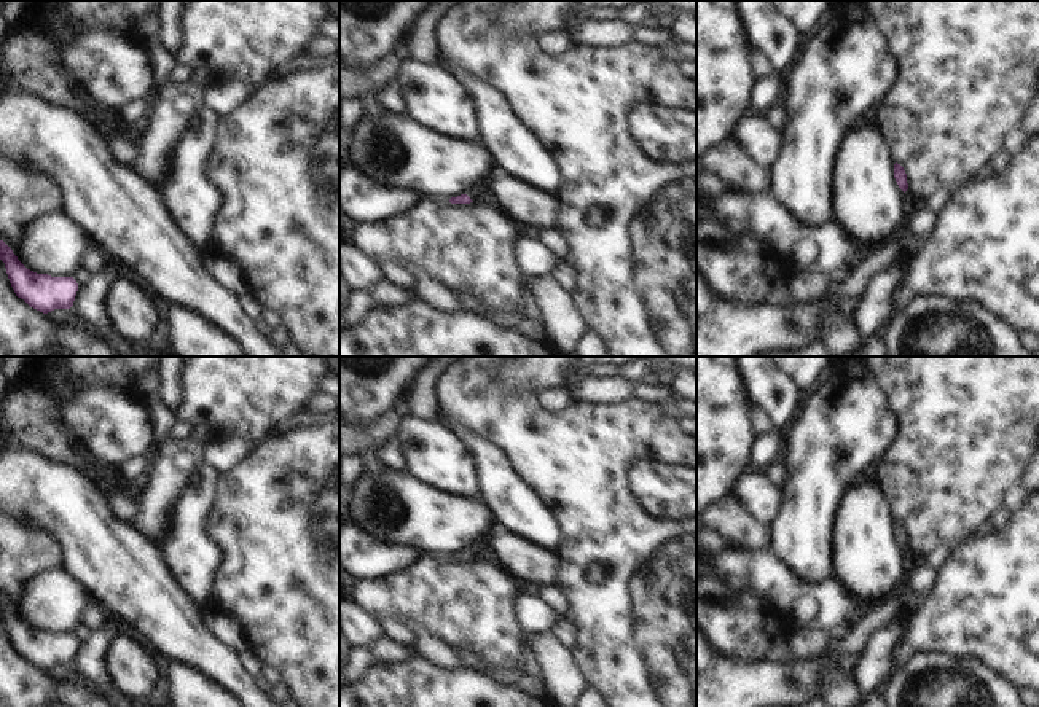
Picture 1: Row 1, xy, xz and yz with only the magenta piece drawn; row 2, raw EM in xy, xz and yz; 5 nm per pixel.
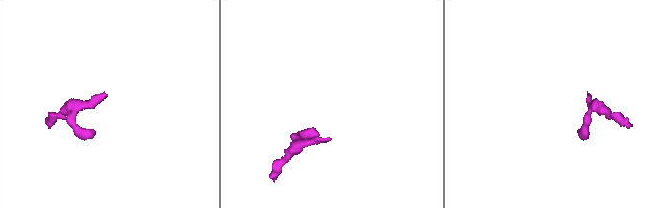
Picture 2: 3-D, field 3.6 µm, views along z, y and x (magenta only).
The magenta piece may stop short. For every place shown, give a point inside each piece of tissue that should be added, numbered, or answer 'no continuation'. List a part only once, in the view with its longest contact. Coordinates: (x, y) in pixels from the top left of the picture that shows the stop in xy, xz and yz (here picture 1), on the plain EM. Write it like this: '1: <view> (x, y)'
1: xz (482, 545)

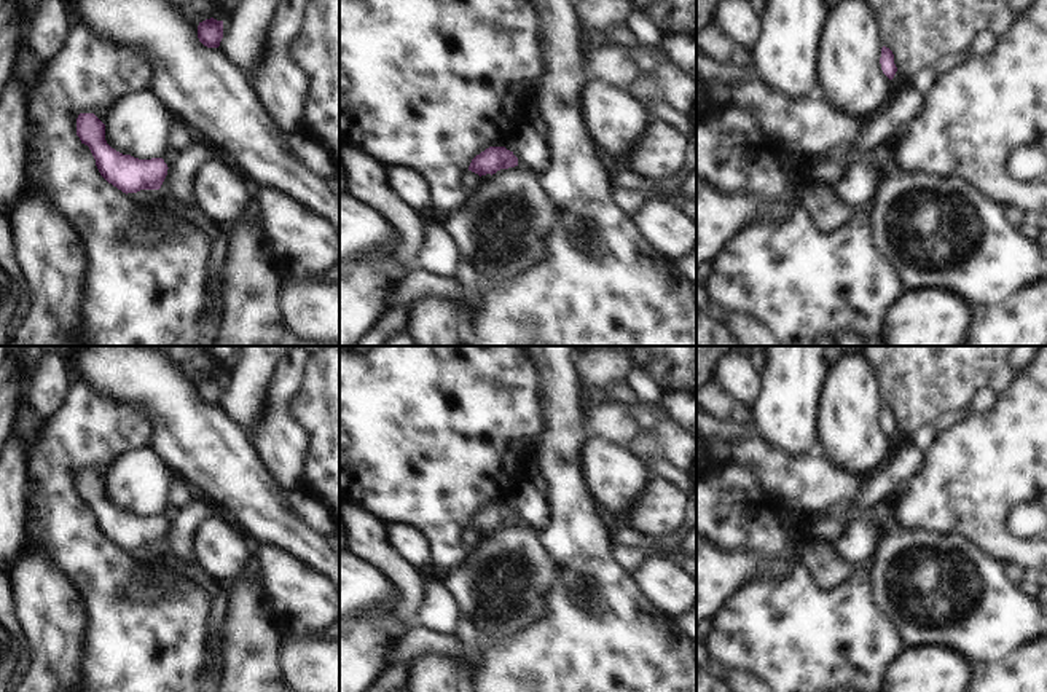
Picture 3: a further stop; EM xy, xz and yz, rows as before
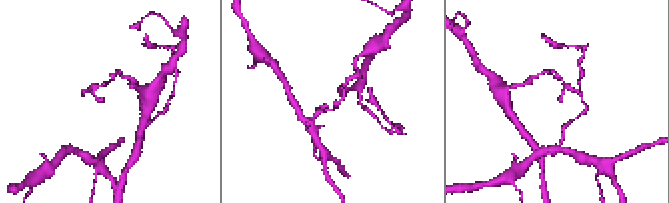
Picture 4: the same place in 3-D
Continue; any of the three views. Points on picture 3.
no continuation

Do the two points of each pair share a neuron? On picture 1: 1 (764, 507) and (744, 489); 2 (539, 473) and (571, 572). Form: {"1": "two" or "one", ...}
{"1": "one", "2": "one"}

